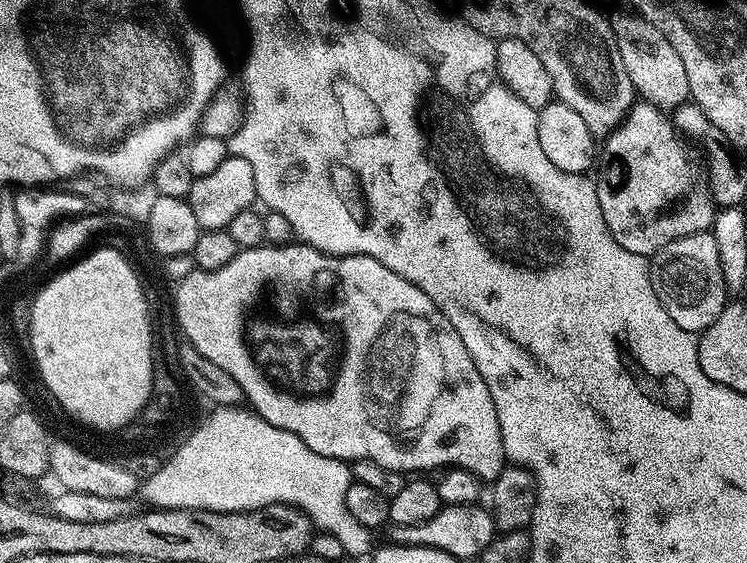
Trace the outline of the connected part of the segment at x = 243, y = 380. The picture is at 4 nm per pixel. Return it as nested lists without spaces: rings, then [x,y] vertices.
[[[303,242],[261,246],[241,250],[234,262],[222,266],[222,270],[195,270],[179,281],[175,288],[176,320],[184,331],[183,339],[214,366],[226,370],[226,374],[230,374],[230,378],[242,386],[245,401],[249,405],[252,403],[250,408],[253,413],[270,422],[270,426],[278,426],[294,434],[306,442],[312,452],[345,462],[373,460],[378,462],[378,466],[405,474],[424,474],[427,468],[444,470],[449,466],[470,470],[485,482],[497,480],[502,474],[506,457],[502,446],[502,430],[498,426],[498,410],[494,406],[494,398],[490,398],[490,390],[486,390],[482,374],[478,374],[478,366],[474,366],[474,358],[470,358],[470,350],[466,350],[462,338],[458,338],[458,330],[450,326],[430,297],[418,290],[414,282],[406,282],[406,278],[394,274],[394,270],[386,270],[382,262],[369,256],[328,256]]]

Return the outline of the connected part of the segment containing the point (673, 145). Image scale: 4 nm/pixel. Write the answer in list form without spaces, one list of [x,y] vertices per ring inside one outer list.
[[[647,102],[633,103],[632,108],[625,113],[624,120],[603,137],[594,183],[598,206],[602,206],[602,218],[606,218],[606,226],[614,242],[618,242],[622,250],[630,250],[630,254],[651,258],[658,250],[662,250],[662,246],[678,238],[711,229],[716,220],[718,205],[712,197],[708,169],[701,161],[699,164],[692,157],[687,146],[689,147],[680,129],[673,124],[671,115],[665,109],[656,108]]]

